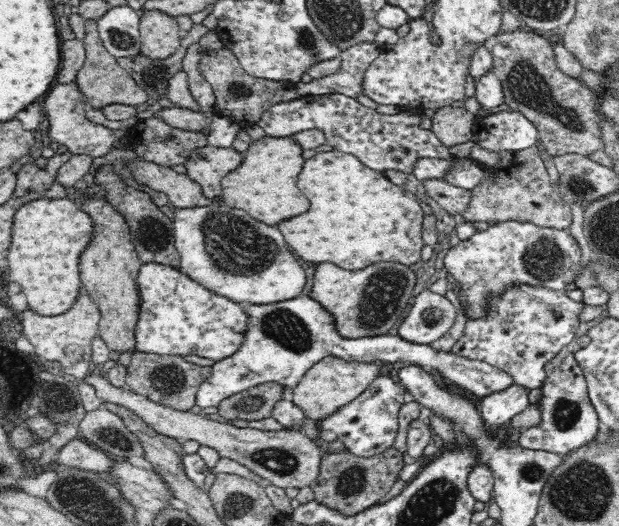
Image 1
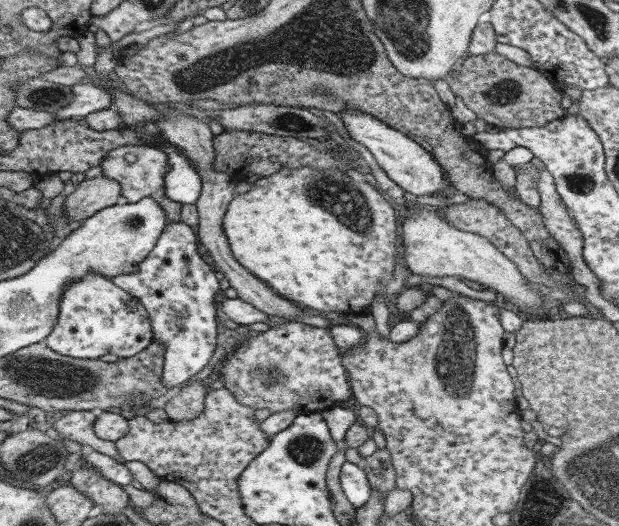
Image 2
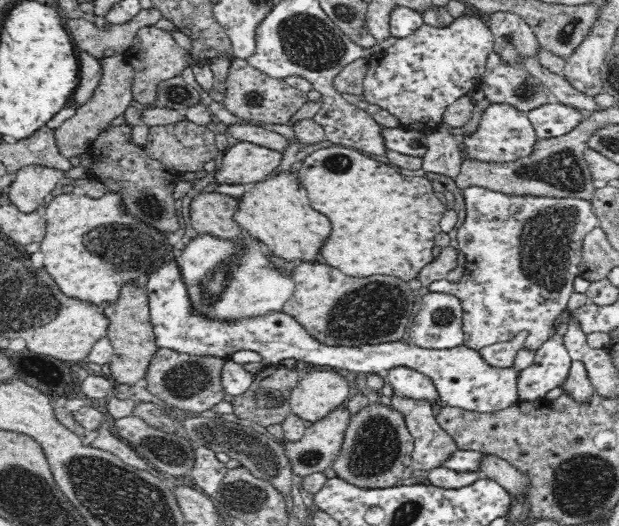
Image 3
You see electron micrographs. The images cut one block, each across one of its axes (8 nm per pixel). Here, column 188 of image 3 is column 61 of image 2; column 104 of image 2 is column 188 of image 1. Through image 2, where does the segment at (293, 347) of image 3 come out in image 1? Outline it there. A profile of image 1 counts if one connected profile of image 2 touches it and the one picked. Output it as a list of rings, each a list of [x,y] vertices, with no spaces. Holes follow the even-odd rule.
[[[143,264],[137,285],[140,310],[135,327],[136,351],[161,355],[196,354],[219,361],[234,354],[242,345],[248,317],[239,303],[208,290],[172,266]]]

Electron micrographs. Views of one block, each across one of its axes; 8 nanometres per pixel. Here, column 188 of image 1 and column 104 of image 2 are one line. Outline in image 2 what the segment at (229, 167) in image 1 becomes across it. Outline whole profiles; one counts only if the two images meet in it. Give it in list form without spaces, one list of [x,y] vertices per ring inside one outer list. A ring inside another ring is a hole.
[[[120,146],[110,150],[108,153],[104,154],[102,161],[99,161],[99,166],[101,167],[100,175],[105,178],[110,178],[114,180],[120,188],[121,200],[126,203],[138,202],[141,198],[150,197],[155,200],[155,203],[163,210],[165,217],[169,222],[180,222],[181,204],[169,200],[165,196],[164,192],[164,174],[168,169],[167,155],[161,151],[157,150],[154,146]]]

